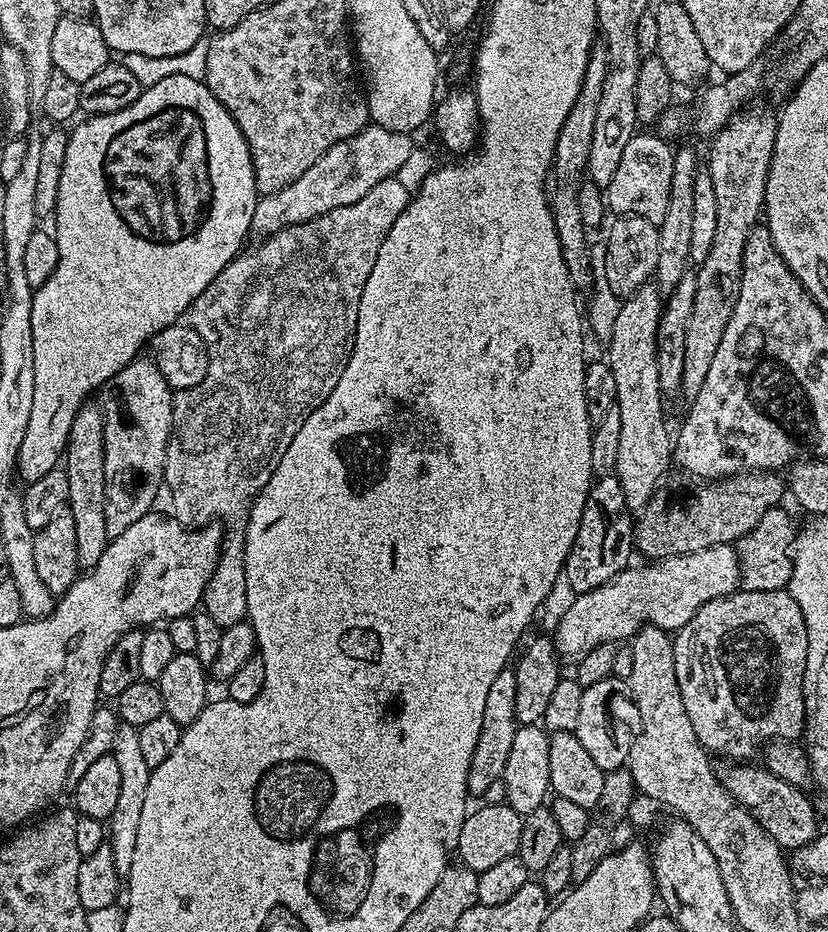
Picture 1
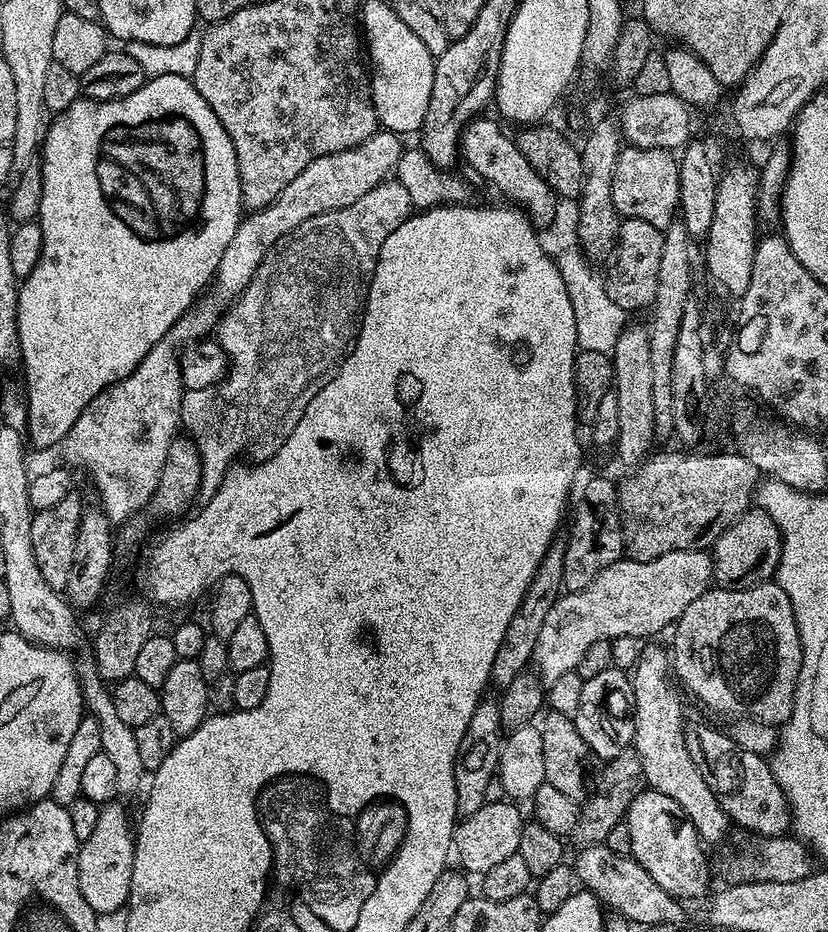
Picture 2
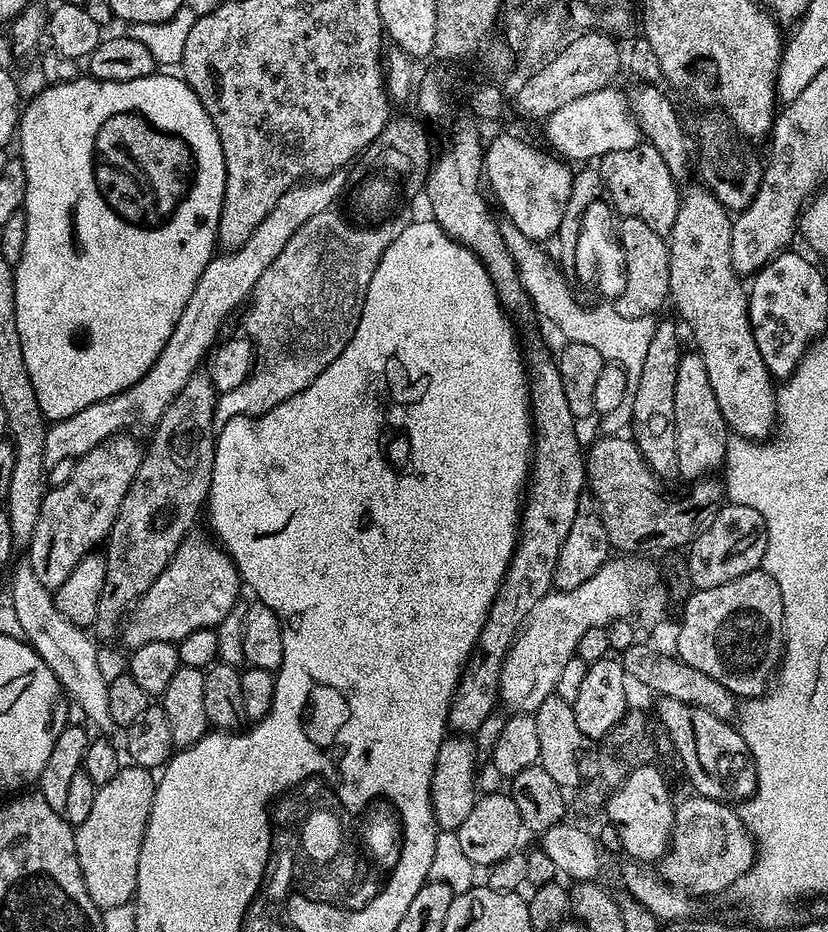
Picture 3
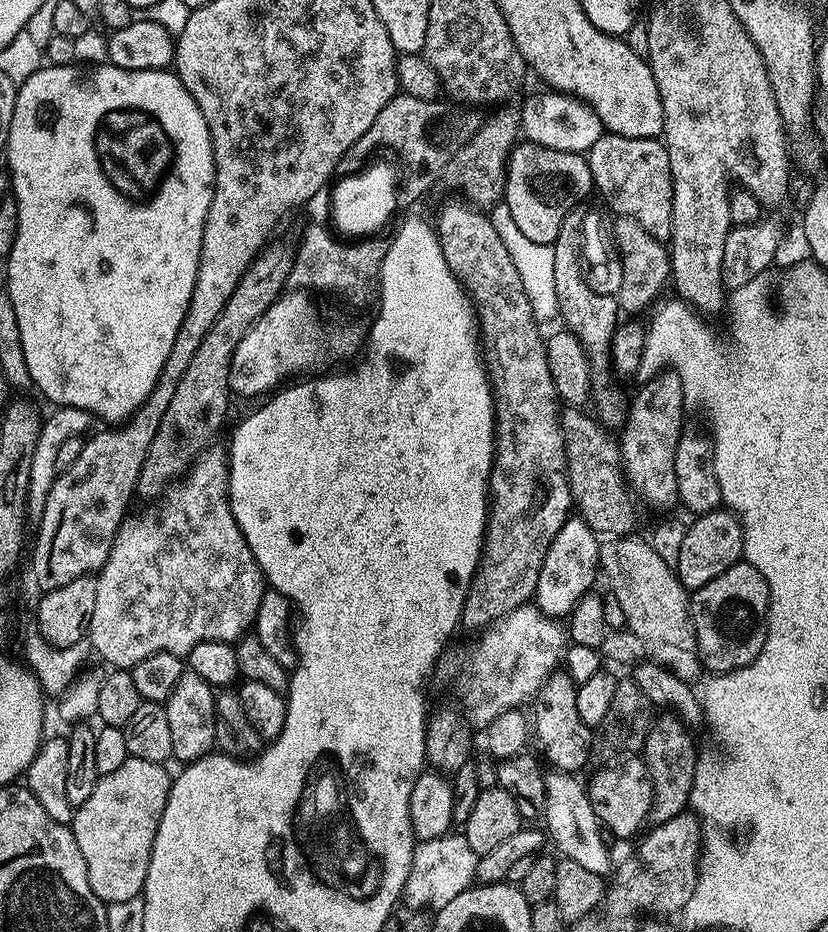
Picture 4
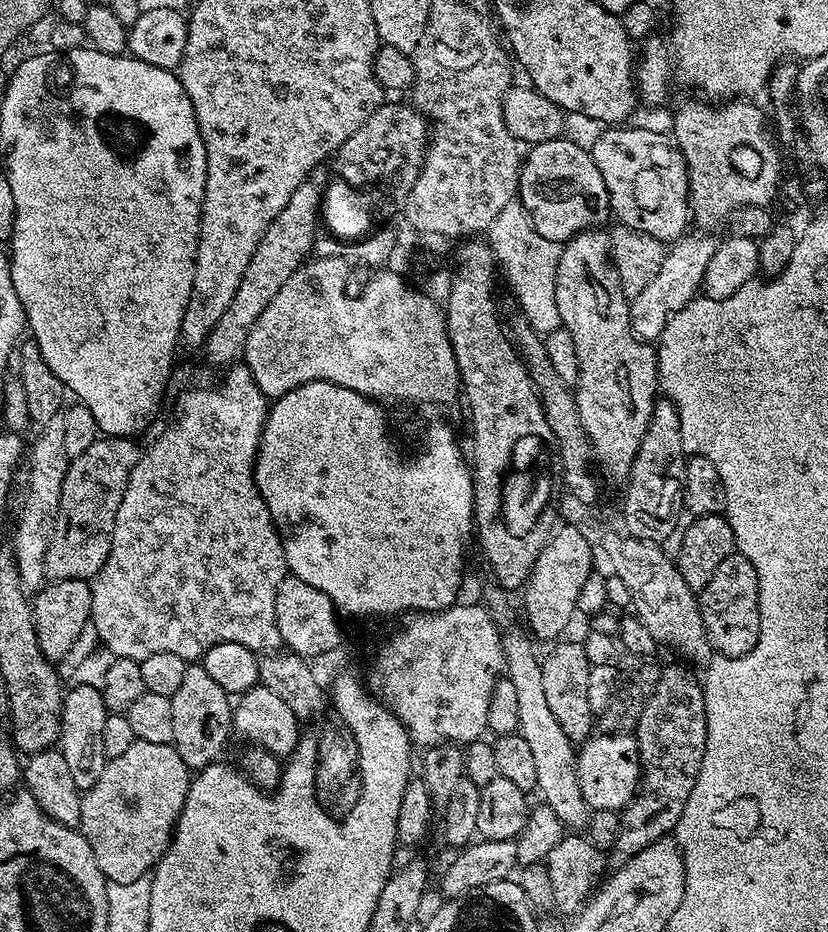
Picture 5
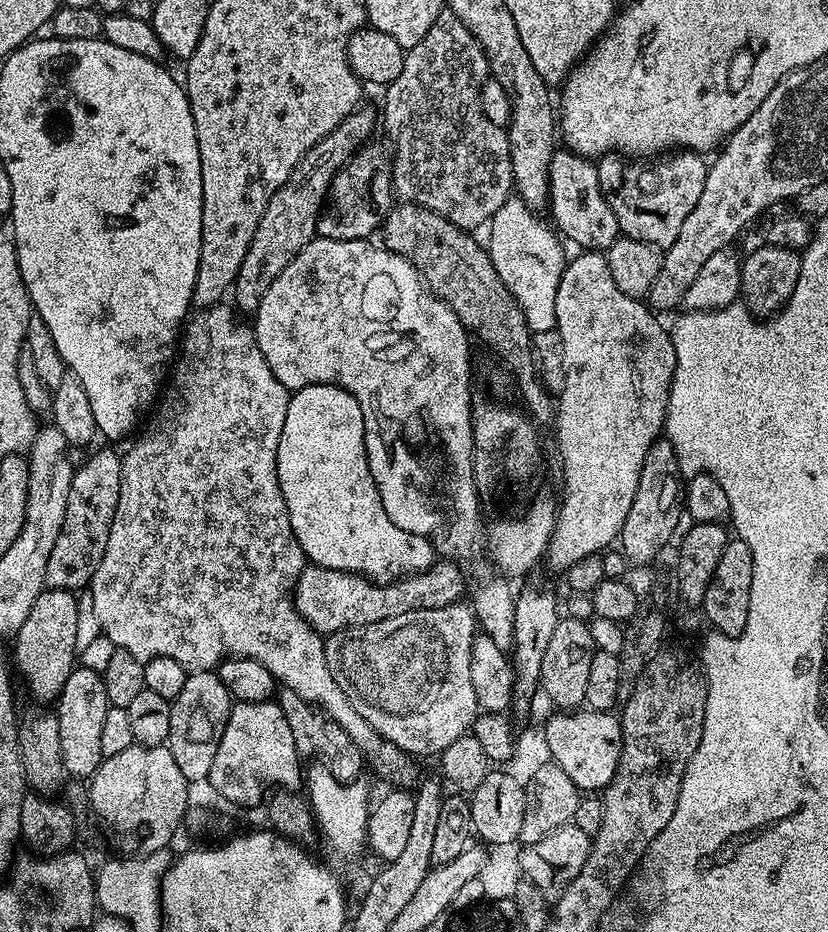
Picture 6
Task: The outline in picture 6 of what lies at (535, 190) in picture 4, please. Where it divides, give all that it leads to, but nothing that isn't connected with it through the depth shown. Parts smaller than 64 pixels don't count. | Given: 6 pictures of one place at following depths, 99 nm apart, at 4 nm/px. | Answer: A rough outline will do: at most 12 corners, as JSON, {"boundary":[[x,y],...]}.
{"boundary":[[567,150],[548,163],[548,208],[577,249],[622,235],[596,164]]}

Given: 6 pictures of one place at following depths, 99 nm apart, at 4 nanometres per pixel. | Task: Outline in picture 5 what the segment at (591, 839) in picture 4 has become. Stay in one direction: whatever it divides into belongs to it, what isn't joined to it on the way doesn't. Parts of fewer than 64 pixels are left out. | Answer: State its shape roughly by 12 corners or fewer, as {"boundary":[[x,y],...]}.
{"boundary":[[527,631],[502,636],[536,788],[568,830],[587,825],[574,742],[550,714]]}

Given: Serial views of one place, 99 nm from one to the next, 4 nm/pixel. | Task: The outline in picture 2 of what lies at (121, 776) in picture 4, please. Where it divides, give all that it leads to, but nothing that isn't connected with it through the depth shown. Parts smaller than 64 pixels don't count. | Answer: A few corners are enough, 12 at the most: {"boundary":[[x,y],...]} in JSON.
{"boundary":[[101,807],[78,886],[97,912],[125,907],[136,842],[128,812]]}

